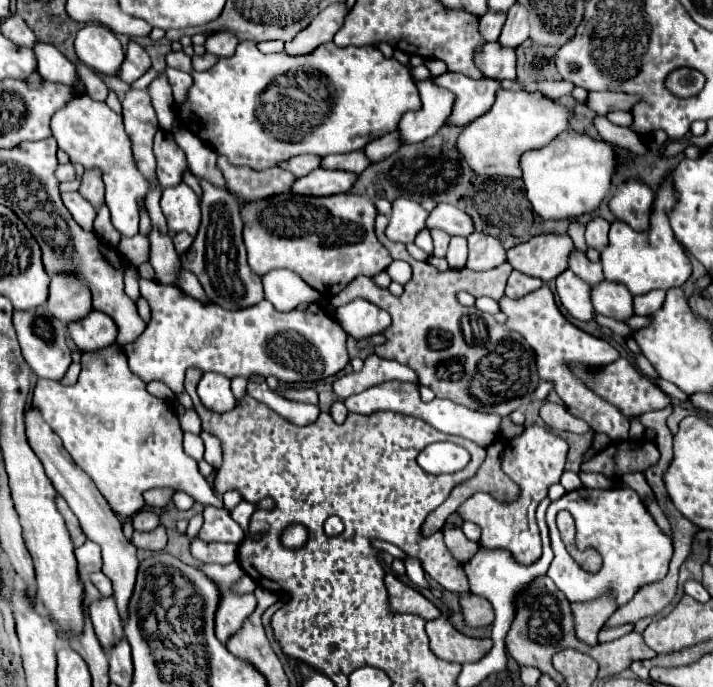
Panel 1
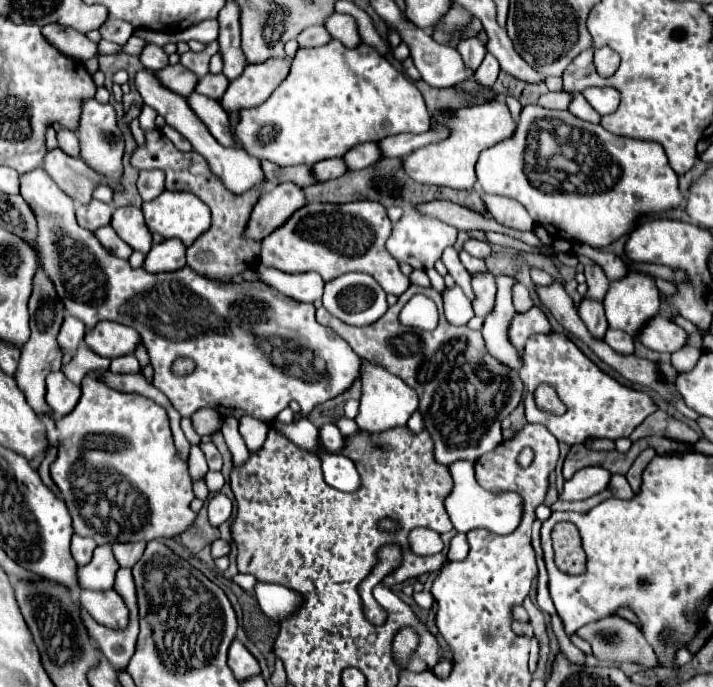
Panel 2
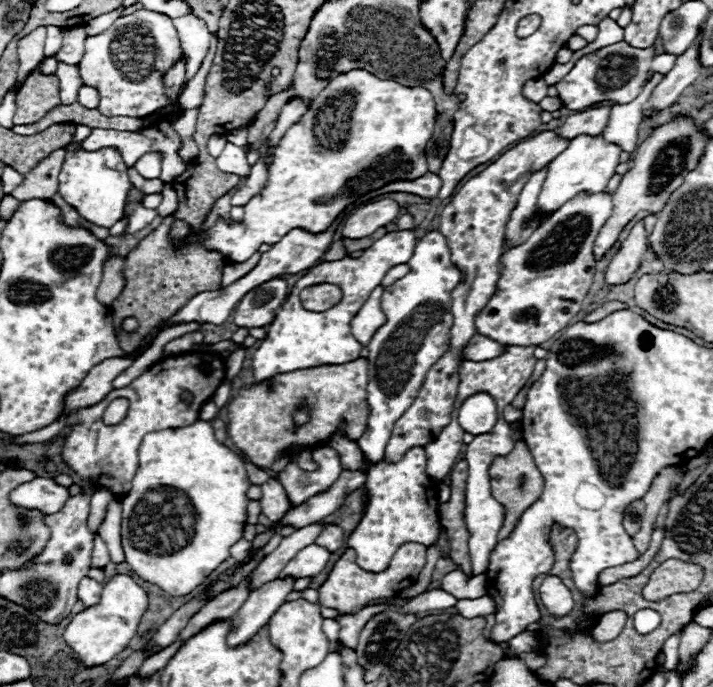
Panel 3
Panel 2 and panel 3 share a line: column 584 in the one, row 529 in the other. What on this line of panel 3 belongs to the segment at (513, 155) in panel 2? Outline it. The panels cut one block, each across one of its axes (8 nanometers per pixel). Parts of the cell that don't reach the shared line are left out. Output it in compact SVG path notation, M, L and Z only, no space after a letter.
M198 420L186 428L146 434L138 450L138 472L132 480L132 490L122 498L122 548L126 562L142 580L160 586L164 592L174 596L190 594L230 556L230 546L242 538L248 518L248 486L244 462L214 438L210 422Z

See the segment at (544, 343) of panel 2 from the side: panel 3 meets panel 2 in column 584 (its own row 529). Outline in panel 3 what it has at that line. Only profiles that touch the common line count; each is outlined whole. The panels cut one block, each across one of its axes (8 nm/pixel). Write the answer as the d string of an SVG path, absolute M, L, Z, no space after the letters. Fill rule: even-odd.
M412 448L402 462L386 464L380 462L372 468L366 468L366 484L368 490L368 508L358 524L358 528L348 536L348 546L356 550L358 566L368 572L382 572L394 552L406 544L434 544L442 524L438 516L438 482L434 482L426 474L426 454L424 448ZM432 486L434 486L434 510L432 510ZM434 522L434 524L432 524Z

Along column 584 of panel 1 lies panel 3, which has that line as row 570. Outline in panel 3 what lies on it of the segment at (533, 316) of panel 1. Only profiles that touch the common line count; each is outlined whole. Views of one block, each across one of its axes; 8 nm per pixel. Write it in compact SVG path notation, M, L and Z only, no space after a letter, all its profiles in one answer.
M404 544L392 558L390 566L384 572L366 572L356 564L356 552L348 548L342 558L334 564L334 570L330 572L328 580L322 584L320 592L320 604L326 608L338 610L340 616L346 614L358 614L368 602L396 596L406 586L414 584L418 580L418 574L426 566L426 546L424 544Z

